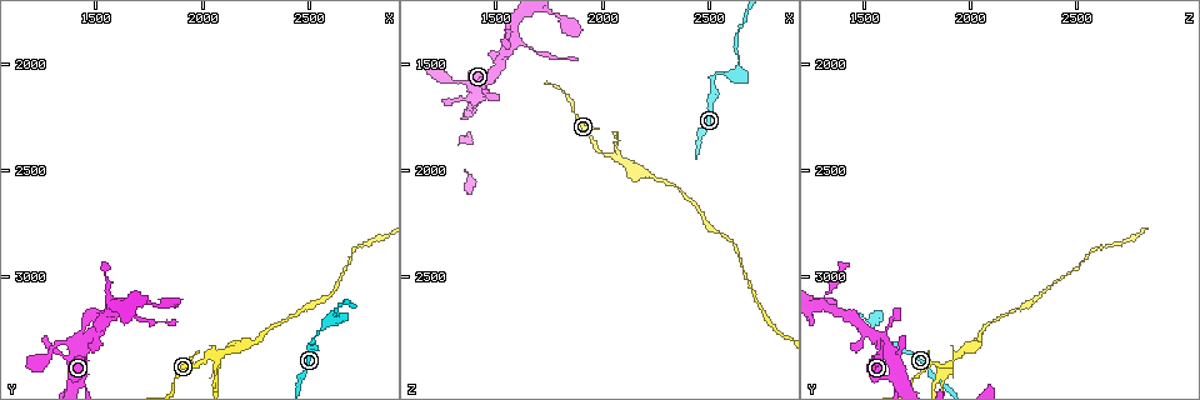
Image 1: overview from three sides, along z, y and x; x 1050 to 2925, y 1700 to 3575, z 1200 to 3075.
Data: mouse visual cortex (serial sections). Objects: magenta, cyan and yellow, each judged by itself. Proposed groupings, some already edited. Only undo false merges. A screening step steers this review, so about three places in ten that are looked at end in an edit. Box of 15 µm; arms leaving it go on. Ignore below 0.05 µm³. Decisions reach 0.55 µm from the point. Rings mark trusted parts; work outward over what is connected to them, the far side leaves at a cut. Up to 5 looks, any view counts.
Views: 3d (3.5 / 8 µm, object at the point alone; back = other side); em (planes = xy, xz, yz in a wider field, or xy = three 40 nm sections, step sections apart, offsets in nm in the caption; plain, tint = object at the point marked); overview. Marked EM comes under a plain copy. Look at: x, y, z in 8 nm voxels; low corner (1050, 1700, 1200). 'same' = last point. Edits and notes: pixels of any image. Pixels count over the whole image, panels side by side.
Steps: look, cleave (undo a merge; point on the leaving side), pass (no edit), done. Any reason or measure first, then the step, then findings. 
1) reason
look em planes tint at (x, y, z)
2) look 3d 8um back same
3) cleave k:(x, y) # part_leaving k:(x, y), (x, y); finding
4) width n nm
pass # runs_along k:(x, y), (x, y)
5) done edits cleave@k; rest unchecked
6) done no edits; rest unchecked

two arms in line, one across
look 3d 8um at (2040, 3380, 1940)

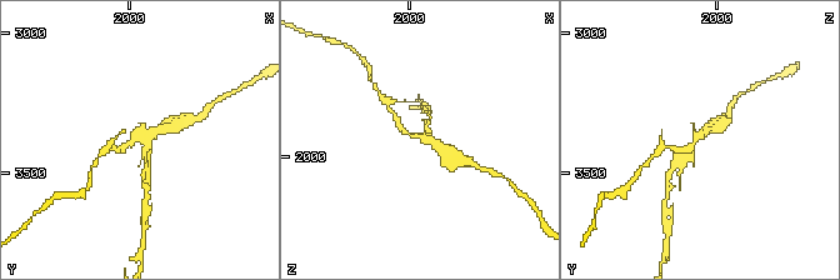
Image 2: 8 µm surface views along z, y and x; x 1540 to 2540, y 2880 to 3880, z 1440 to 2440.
look 3d 3.5um at (2060, 3370, 1930)

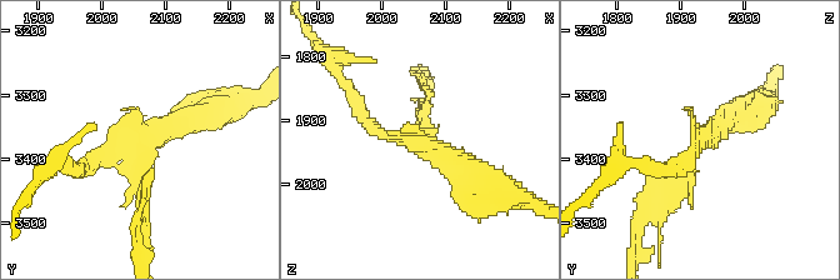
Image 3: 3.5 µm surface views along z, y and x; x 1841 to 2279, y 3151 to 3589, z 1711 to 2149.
cleave 3:(429, 91) # part_leaving 3:(428, 125), (424, 78); two cells meet here

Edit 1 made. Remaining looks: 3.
thin neck
look 3d 8um at (2620, 3200, 1550)

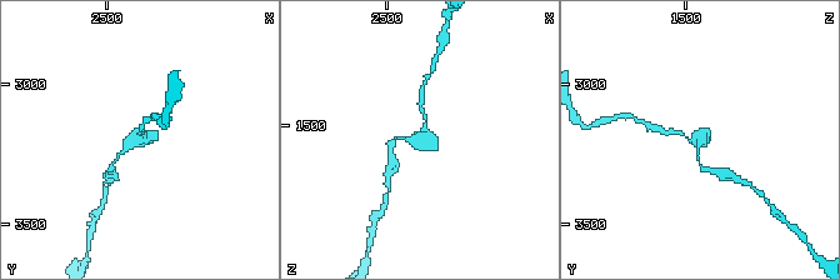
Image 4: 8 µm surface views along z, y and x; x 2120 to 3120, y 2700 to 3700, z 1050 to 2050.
now the EM
look em xy step 1 tint at (2630, 3200, 1540)

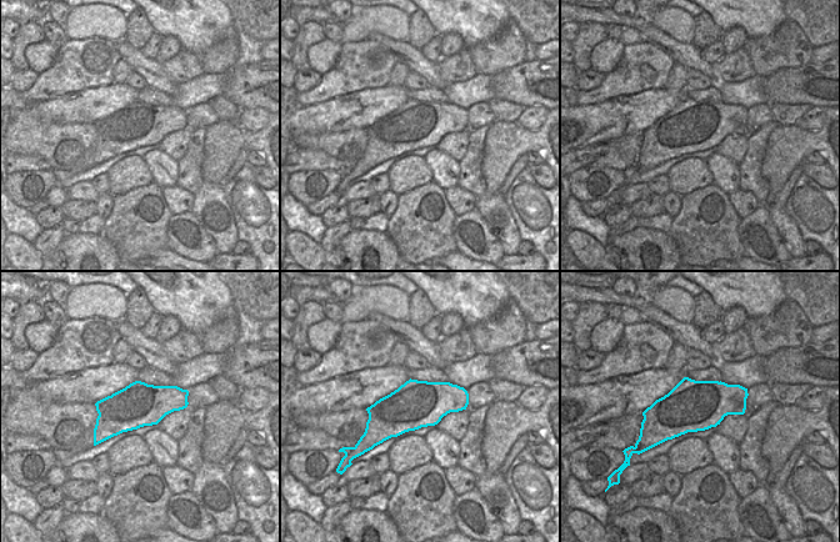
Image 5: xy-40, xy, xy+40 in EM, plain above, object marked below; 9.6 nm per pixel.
pass # runs_along 4:(700, 164), (699, 140), (668, 131); all the same cell

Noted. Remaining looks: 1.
done edits cleave@3; rest unchecked

